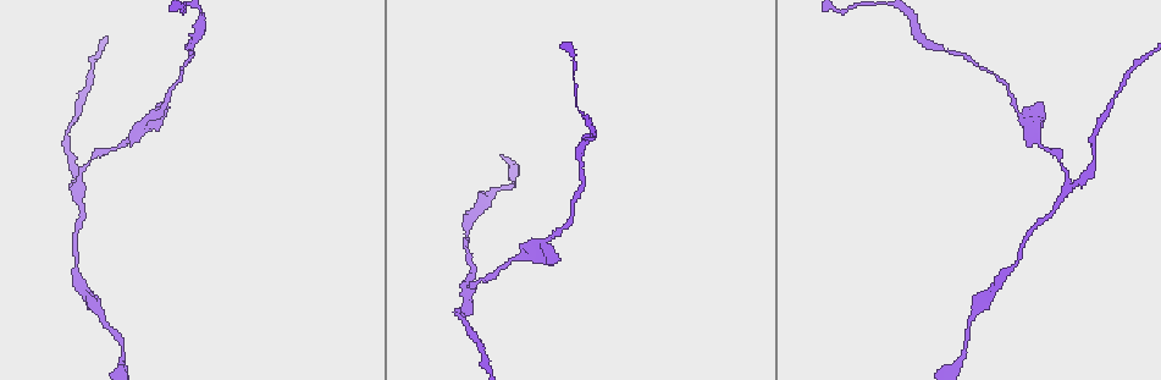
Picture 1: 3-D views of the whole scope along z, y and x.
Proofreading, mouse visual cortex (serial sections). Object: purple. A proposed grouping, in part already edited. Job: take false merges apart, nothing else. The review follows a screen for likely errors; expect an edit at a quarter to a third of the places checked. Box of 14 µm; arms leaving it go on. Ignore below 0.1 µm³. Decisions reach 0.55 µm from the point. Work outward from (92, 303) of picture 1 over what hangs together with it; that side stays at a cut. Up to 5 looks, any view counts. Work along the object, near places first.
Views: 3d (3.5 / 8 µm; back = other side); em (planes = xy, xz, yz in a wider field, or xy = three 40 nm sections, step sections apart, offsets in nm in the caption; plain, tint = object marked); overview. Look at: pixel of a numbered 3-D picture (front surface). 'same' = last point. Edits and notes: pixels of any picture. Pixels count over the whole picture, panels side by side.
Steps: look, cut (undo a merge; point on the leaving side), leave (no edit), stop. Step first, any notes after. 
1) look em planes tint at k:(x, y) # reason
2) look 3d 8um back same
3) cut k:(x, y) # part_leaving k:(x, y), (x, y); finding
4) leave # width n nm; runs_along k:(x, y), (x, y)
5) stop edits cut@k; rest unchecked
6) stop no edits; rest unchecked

look 3d 3.5um at 1:(469, 289) # side arm on a straight run

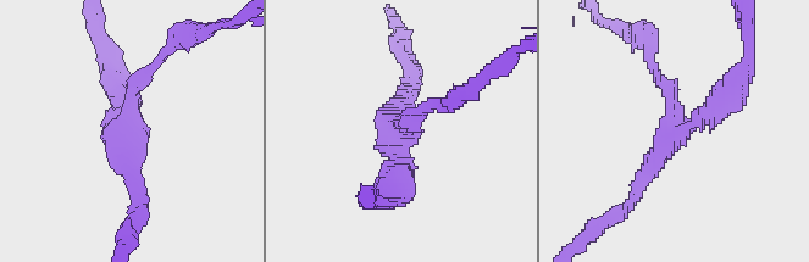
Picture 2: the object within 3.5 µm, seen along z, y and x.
look em planes tint at 2:(398, 128) # arms 3; arm_widths 150, 200, 300 nm; now the EM

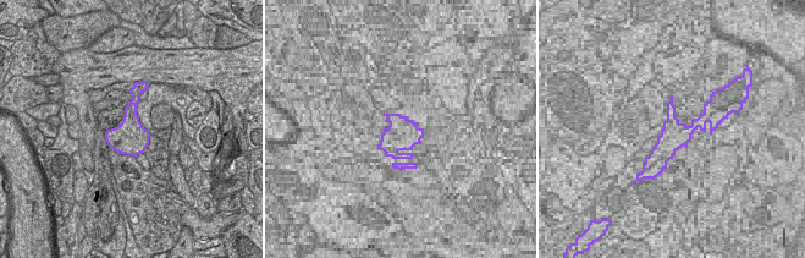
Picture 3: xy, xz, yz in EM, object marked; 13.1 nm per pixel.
leave # runs_along 2:(629, 202), (672, 134), (670, 89), (650, 63); one cell here

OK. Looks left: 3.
look 3d 8um at 1:(545, 241) # calibre changes

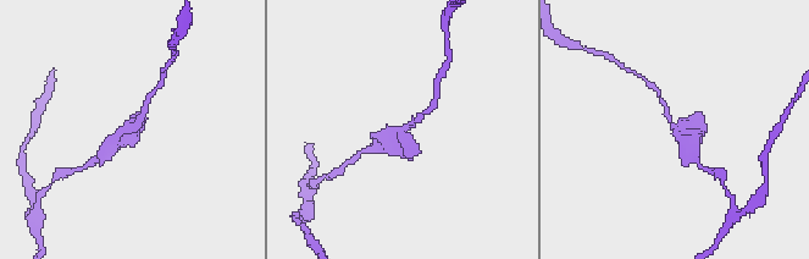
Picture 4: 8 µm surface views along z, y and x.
look em xy step 2 tint at 4:(674, 128) # shape alone is not enough

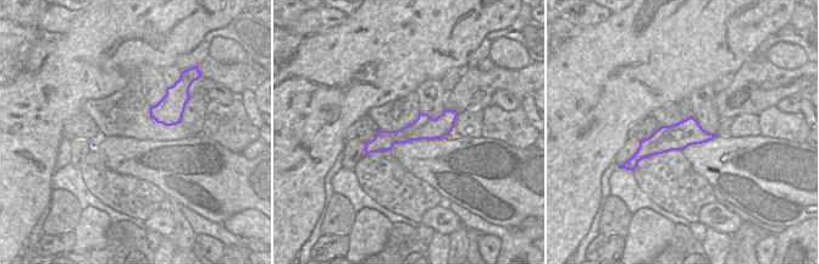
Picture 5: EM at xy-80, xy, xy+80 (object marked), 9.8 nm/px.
cut 4:(666, 110) # part_leaving 4:(672, 127), (666, 105), (657, 89); two cells meet here

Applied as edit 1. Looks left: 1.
stop edits cut@4; rest unchecked

